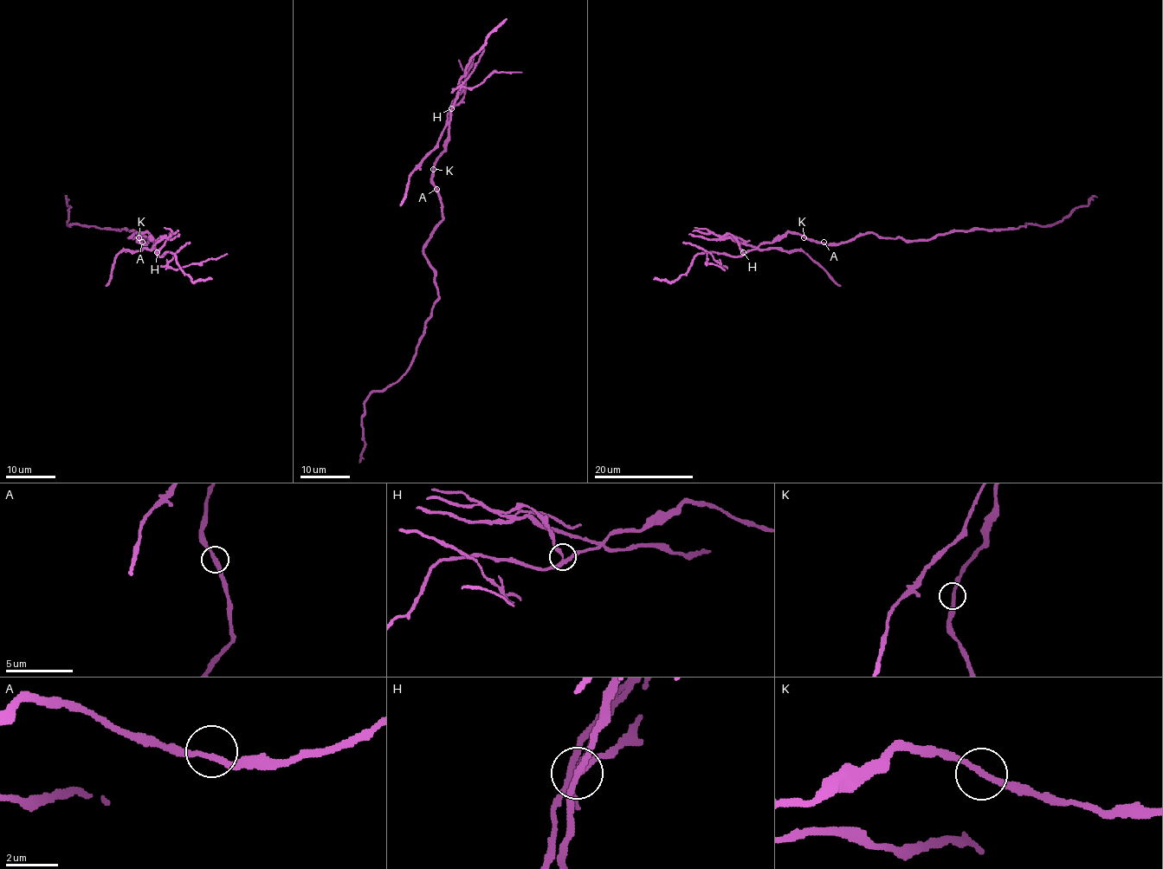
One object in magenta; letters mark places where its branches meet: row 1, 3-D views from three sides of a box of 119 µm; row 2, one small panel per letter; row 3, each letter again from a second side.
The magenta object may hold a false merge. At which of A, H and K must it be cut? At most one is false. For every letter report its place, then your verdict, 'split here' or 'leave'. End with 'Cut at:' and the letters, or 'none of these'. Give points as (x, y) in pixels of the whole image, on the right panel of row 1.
A: place (823, 242); leave
H: place (743, 252); split here
K: place (804, 237); leave
Cut at: H

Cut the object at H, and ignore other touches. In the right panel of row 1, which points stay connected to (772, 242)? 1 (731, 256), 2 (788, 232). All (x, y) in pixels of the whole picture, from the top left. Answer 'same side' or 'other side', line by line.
1: same side
2: same side

